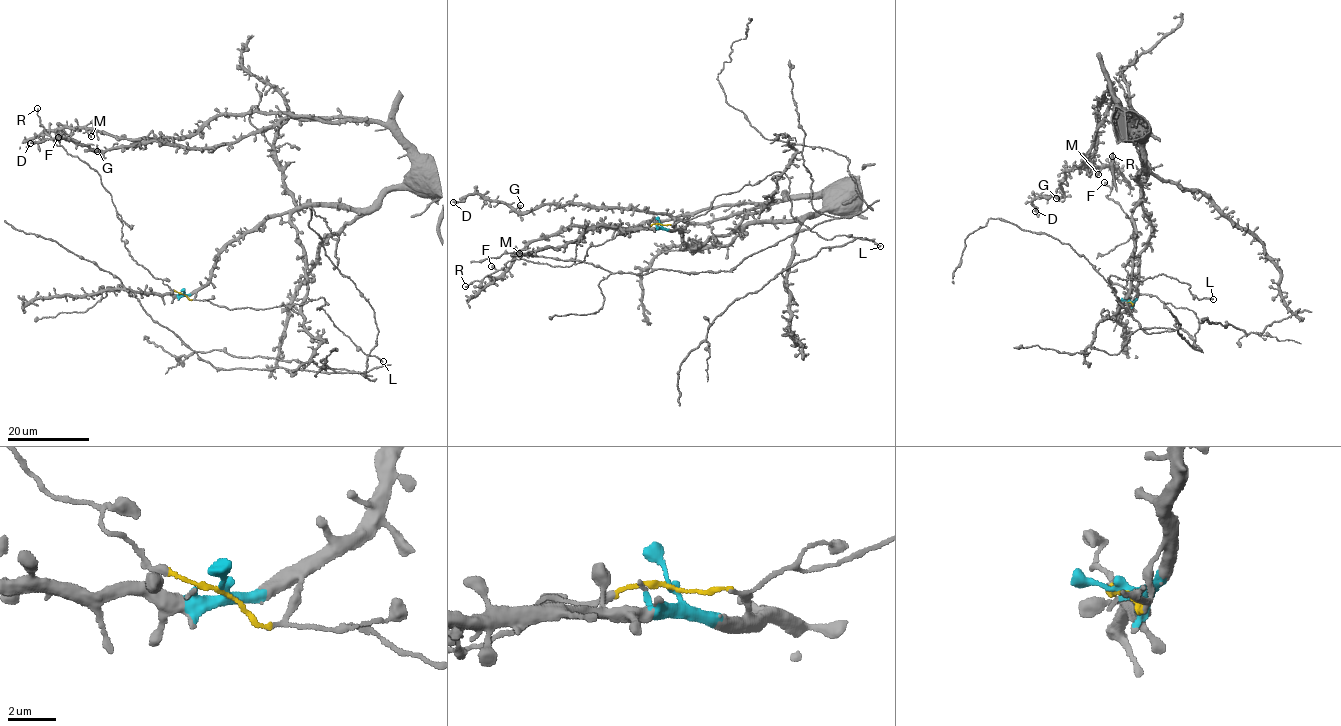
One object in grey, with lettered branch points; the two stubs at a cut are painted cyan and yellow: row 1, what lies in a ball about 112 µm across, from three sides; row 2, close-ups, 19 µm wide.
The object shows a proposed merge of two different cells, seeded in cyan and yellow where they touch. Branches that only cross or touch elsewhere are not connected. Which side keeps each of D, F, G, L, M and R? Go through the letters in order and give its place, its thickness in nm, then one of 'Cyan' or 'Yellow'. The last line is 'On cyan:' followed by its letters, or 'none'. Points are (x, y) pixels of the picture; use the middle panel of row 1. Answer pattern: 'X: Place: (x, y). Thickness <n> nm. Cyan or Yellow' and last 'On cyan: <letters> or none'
D: Place: (453, 202). Thickness 440 nm. Cyan
F: Place: (491, 266). Thickness 460 nm. Yellow
G: Place: (520, 205). Thickness 480 nm. Cyan
L: Place: (880, 246). Thickness 180 nm. Yellow
M: Place: (519, 253). Thickness 240 nm. Cyan
R: Place: (465, 286). Thickness 150 nm. Yellow
On cyan: D, G, M

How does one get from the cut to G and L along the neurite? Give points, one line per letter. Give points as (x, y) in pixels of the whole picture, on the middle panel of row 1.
G: (661, 224), (696, 248), (803, 219), (824, 198), (704, 223), (521, 205)
L: (661, 224), (702, 215), (717, 196), (775, 171), (789, 181), (796, 221), (827, 239), (844, 234), (881, 246)

